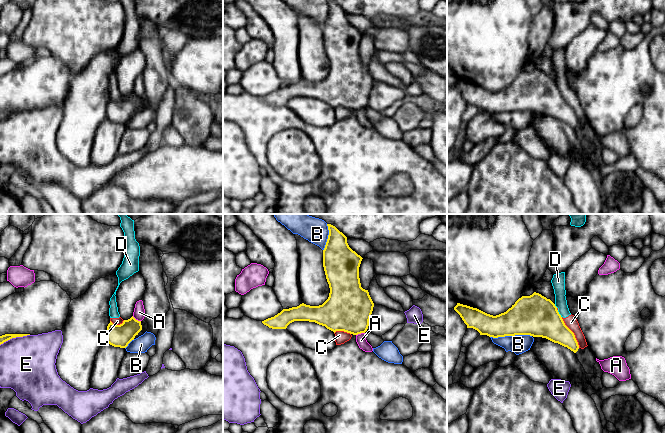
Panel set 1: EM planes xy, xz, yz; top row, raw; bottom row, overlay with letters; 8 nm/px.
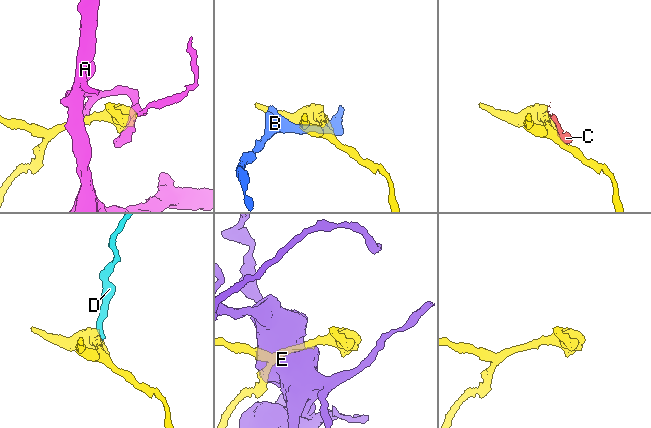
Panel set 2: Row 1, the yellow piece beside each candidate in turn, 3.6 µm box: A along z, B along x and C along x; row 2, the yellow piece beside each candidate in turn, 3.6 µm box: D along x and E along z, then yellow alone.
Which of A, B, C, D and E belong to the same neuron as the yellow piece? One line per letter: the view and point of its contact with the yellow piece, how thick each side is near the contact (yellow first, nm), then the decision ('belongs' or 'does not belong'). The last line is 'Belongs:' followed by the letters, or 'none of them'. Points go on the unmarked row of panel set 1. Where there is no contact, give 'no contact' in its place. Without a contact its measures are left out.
A: contact xz (360, 109); calibres 380 and 80 nm; does not belong
B: contact yz (510, 111); calibres 320 and 150 nm; does not belong
C: contact yz (572, 108); calibres 260 and 100 nm; does not belong
D: contact yz (559, 90); calibres 340 and 110 nm; does not belong
E: contact xy (14, 113); calibres 60 and 440 nm; does not belong
Belongs: none of them

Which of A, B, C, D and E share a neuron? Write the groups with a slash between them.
A / B / C D / E

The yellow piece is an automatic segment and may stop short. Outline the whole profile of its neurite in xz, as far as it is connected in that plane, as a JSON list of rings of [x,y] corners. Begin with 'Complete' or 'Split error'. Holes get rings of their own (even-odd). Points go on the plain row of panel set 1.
Complete. [[[327,0],[329,11],[323,26],[323,43],[329,60],[328,75],[319,82],[304,79],[283,85],[262,99],[272,105],[286,105],[294,97],[309,97],[333,107],[353,111],[365,109],[374,79],[368,66],[361,63],[359,43],[362,33],[353,27],[347,13]]]

